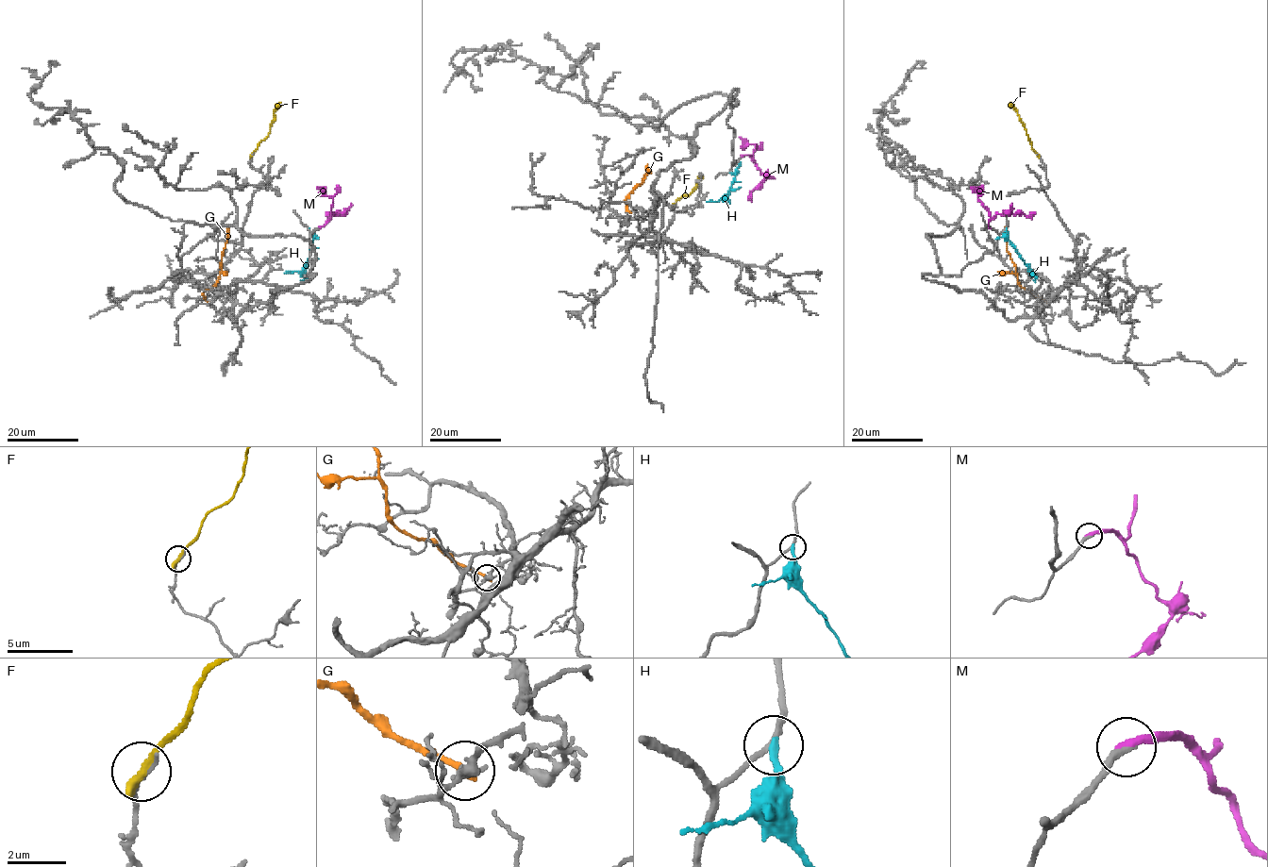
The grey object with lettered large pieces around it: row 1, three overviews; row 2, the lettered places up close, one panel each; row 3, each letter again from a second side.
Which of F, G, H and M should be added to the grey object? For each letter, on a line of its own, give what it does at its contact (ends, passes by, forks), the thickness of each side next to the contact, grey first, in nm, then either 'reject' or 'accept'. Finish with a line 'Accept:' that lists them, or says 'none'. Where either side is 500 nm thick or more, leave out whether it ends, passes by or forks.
F: it ends; calibres 150 and 300 nm; reject
G: it ends; calibres 160 and 280 nm; reject
H: it ends; calibres 170 and 260 nm; reject
M: it ends; calibres 280 and 240 nm; accept
Accept: M

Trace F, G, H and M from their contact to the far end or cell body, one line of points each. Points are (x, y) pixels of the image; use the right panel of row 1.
F: (1037, 154), (1010, 103)
G: (1044, 299), (1018, 284), (1015, 264), (1007, 250), (1006, 226)
H: (1006, 228), (1009, 241), (1036, 274)
M: (990, 226), (989, 222), (997, 213), (1024, 213), (1026, 216), (1036, 213)

